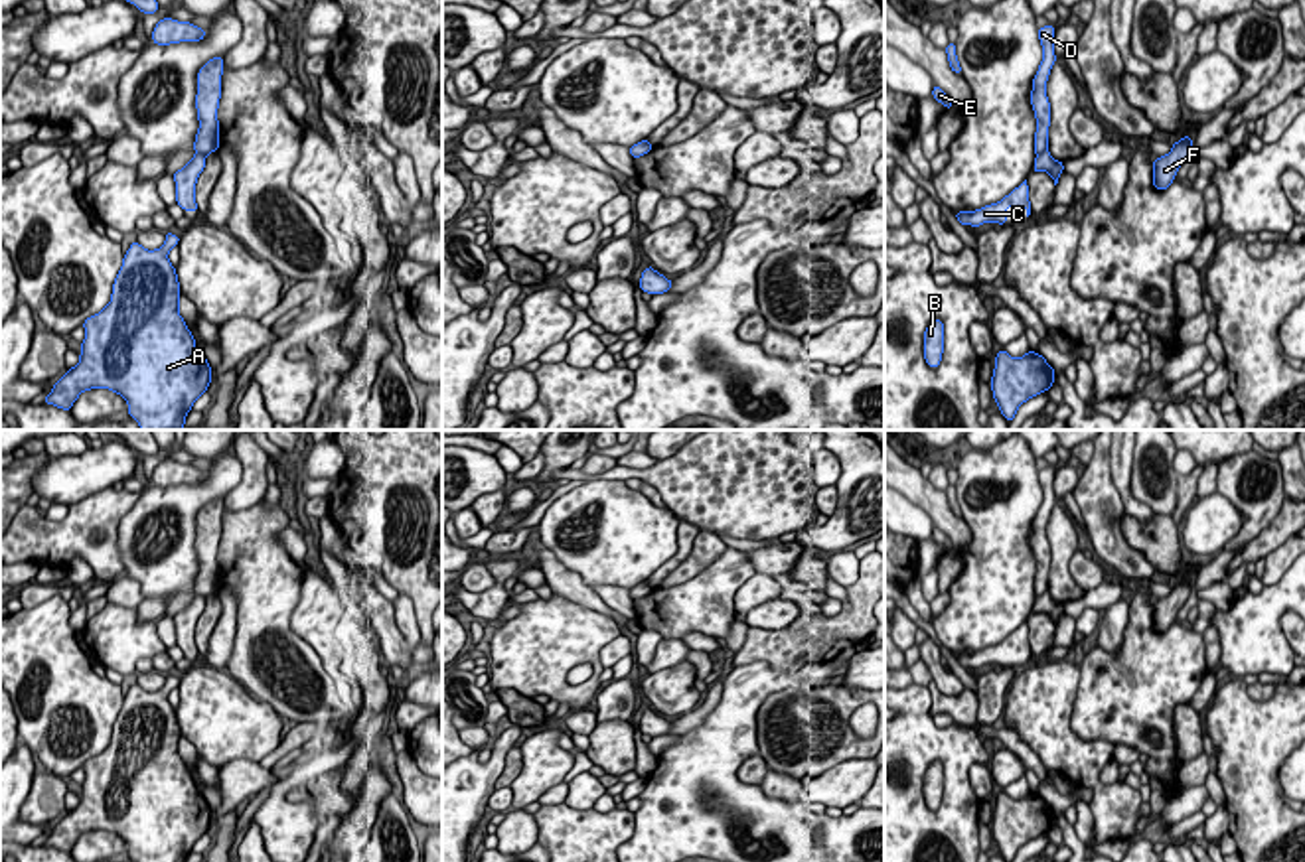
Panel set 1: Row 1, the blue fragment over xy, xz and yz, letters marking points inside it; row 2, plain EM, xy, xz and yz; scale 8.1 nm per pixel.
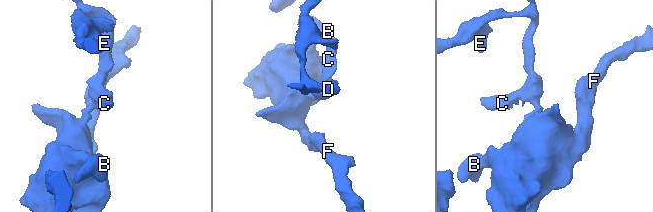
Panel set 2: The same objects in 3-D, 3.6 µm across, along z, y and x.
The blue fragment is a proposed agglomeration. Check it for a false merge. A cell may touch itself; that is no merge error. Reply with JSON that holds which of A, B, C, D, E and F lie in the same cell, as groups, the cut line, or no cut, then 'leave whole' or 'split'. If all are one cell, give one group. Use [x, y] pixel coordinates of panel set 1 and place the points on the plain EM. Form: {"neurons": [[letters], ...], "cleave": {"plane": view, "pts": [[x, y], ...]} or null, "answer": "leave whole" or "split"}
{"neurons": [["A", "B", "C", "F"], ["D", "E"]], "cleave": {"plane": "xy", "pts": [[196, 592], [206, 598]]}, "answer": "split"}

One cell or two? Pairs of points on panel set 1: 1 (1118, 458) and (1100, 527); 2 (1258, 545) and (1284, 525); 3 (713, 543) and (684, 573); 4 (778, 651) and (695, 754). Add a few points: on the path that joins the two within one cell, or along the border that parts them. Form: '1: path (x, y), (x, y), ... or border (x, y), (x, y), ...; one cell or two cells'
1: border (1108, 450), (1110, 478), (1124, 511); two cells
2: path (1264, 543), (1278, 531); one cell
3: path (705, 551), (691, 565); one cell
4: border (735, 665), (765, 661), (788, 673); two cells

